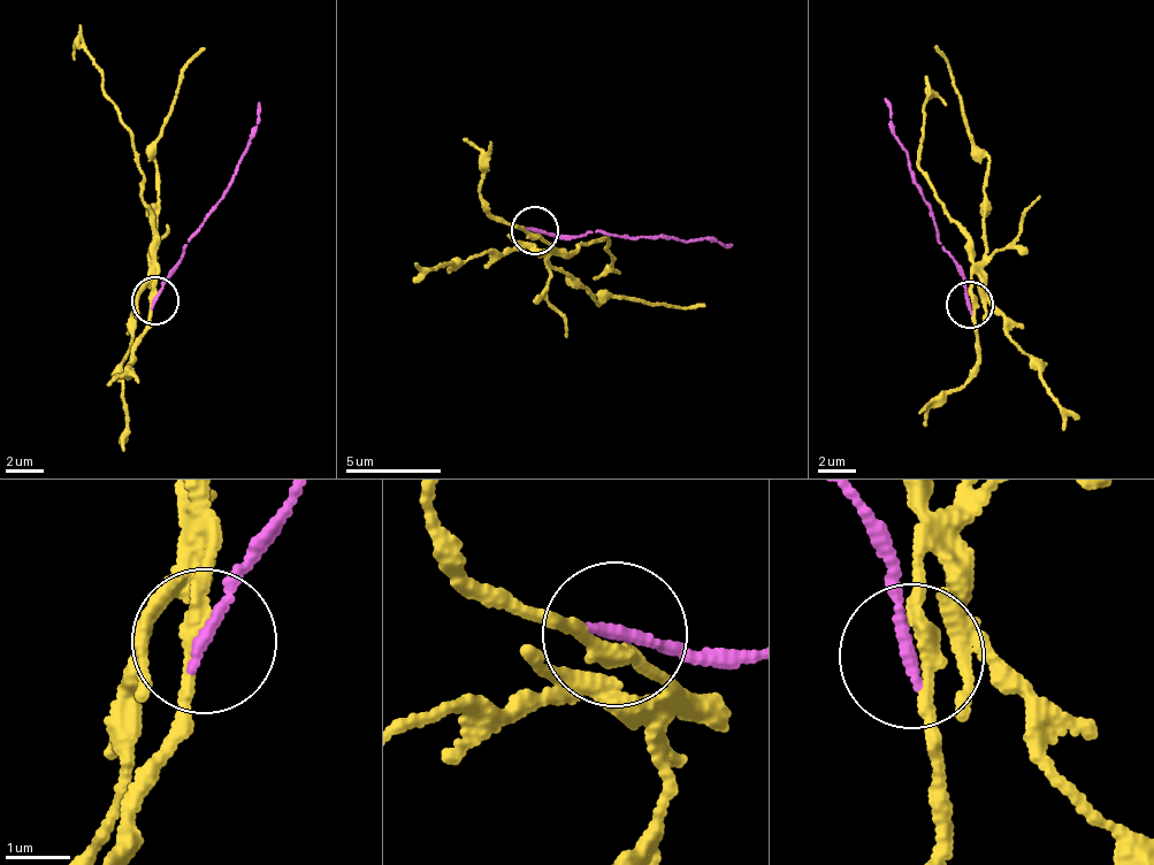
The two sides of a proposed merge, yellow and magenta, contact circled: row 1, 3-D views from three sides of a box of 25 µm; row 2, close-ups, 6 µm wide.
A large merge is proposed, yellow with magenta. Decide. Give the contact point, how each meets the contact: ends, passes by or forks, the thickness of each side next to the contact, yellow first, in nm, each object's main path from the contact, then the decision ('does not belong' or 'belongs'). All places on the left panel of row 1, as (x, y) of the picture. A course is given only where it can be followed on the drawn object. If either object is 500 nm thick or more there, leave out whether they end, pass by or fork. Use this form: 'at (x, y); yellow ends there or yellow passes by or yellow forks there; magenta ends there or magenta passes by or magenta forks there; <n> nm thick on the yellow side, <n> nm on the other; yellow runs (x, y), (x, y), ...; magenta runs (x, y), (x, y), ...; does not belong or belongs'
at (155, 300); yellow passes by; magenta ends there; 240 nm thick on the yellow side, 180 nm on the other; yellow runs (155, 300), (155, 236), (128, 127), (78, 25); magenta runs (153, 299), (226, 193), (257, 123), (259, 99); does not belong

